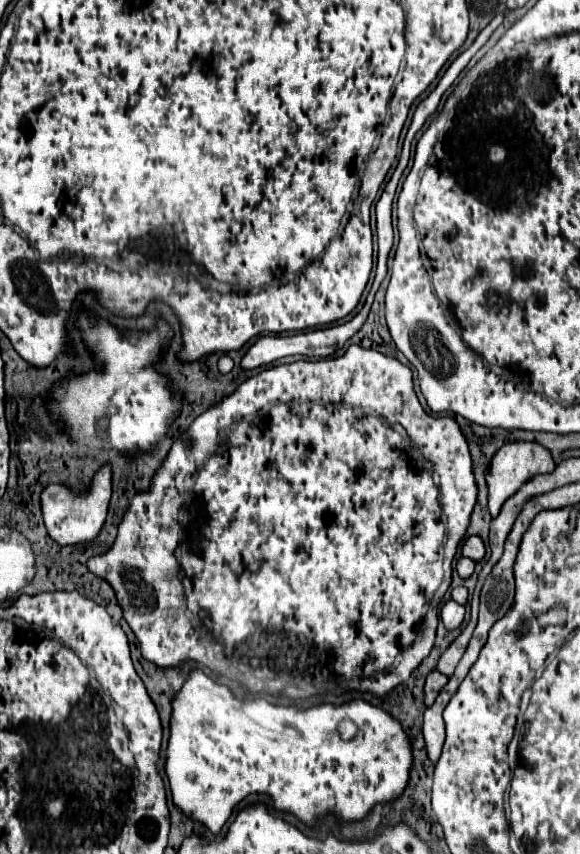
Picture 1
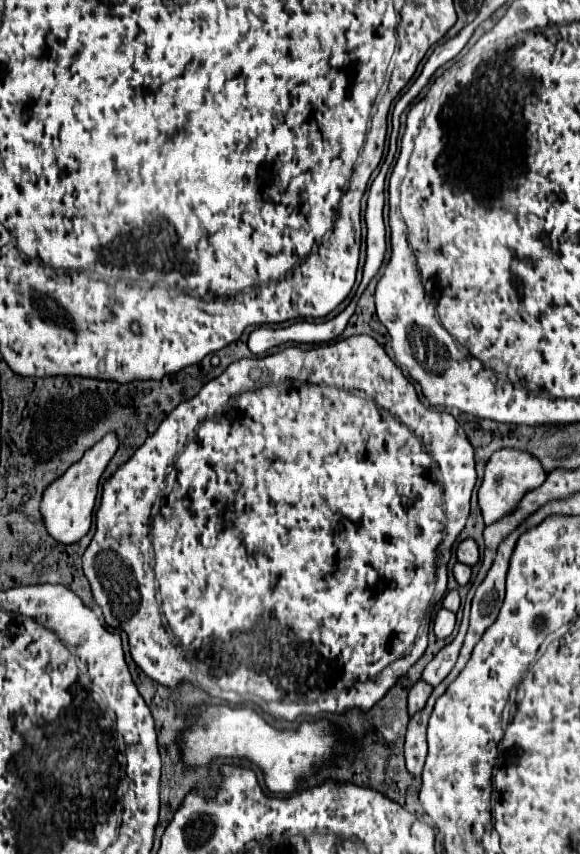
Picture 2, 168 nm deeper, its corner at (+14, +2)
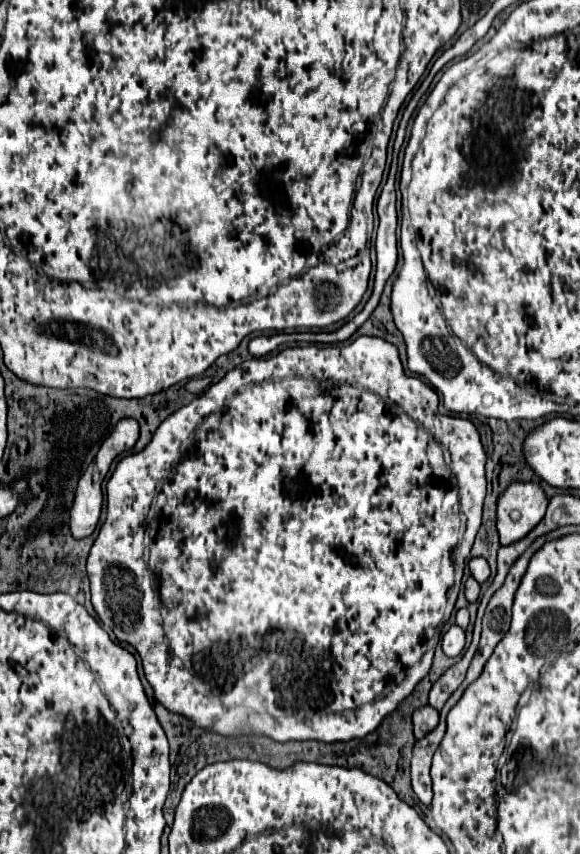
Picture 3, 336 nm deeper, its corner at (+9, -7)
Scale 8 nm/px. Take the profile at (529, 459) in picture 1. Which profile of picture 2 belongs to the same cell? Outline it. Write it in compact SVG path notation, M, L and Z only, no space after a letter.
M499 449L491 455L491 459L485 465L485 475L483 475L483 483L479 487L479 507L485 519L485 525L495 523L497 519L501 519L503 515L507 515L509 511L515 509L515 505L521 501L521 497L539 487L545 481L545 471L539 463L537 457L533 457L527 451L519 451L519 449Z

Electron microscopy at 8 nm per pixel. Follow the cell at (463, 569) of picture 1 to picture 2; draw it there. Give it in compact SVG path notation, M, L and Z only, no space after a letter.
M455 563L453 565L453 577L457 579L457 583L459 585L465 585L465 583L469 583L469 579L471 579L471 569L465 565L465 563Z

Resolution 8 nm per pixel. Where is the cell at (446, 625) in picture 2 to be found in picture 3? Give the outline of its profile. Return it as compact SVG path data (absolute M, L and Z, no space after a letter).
M450 626L450 630L444 634L444 638L442 638L442 650L444 650L444 654L446 656L450 656L450 658L454 658L454 656L458 656L460 652L462 652L462 648L464 648L464 630L460 628L460 626Z

